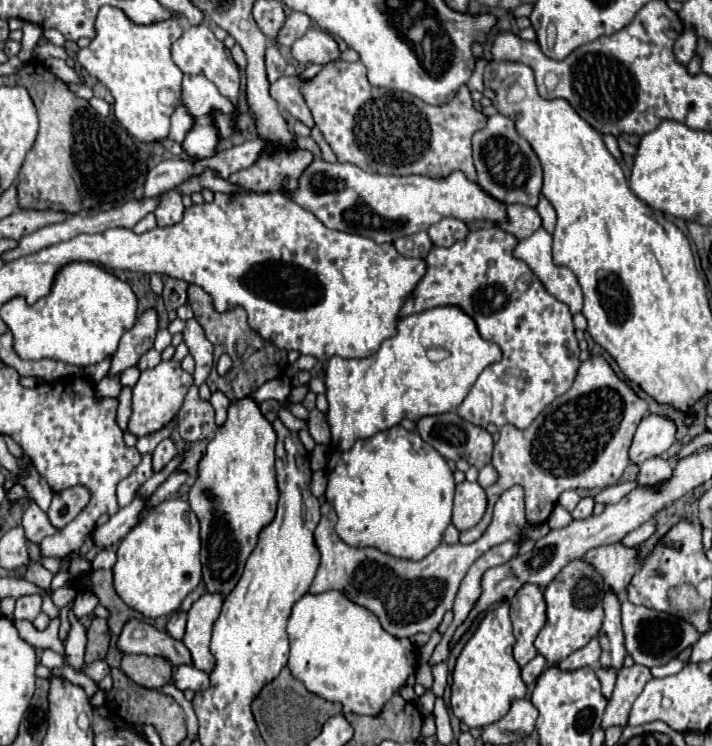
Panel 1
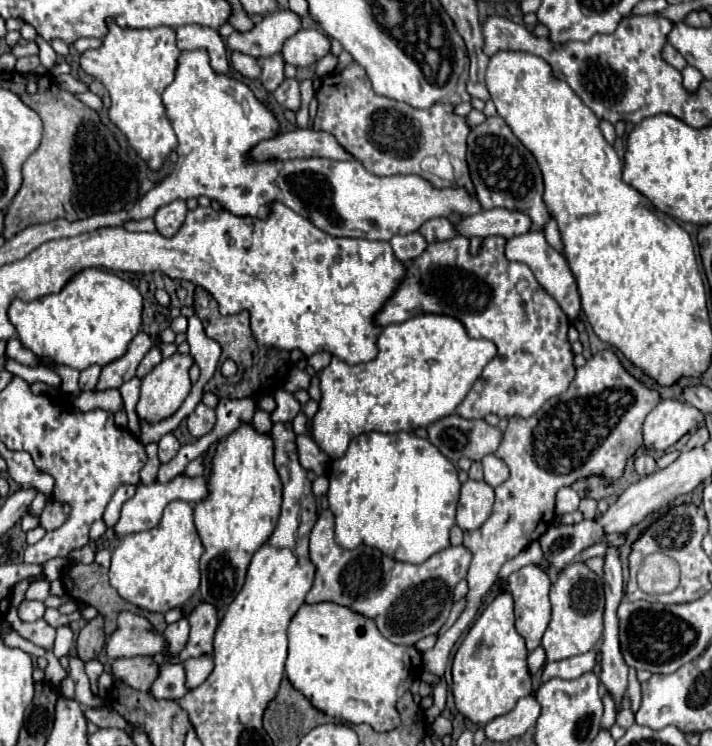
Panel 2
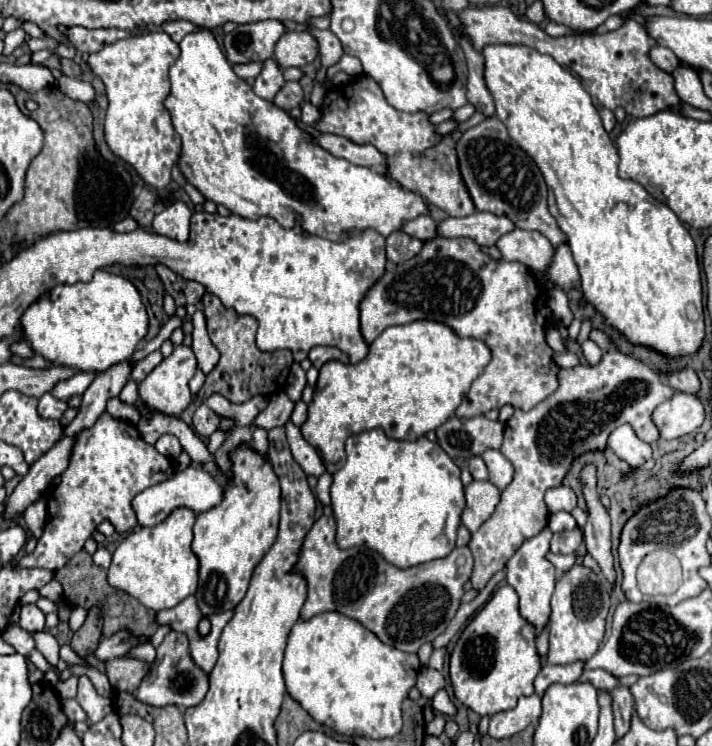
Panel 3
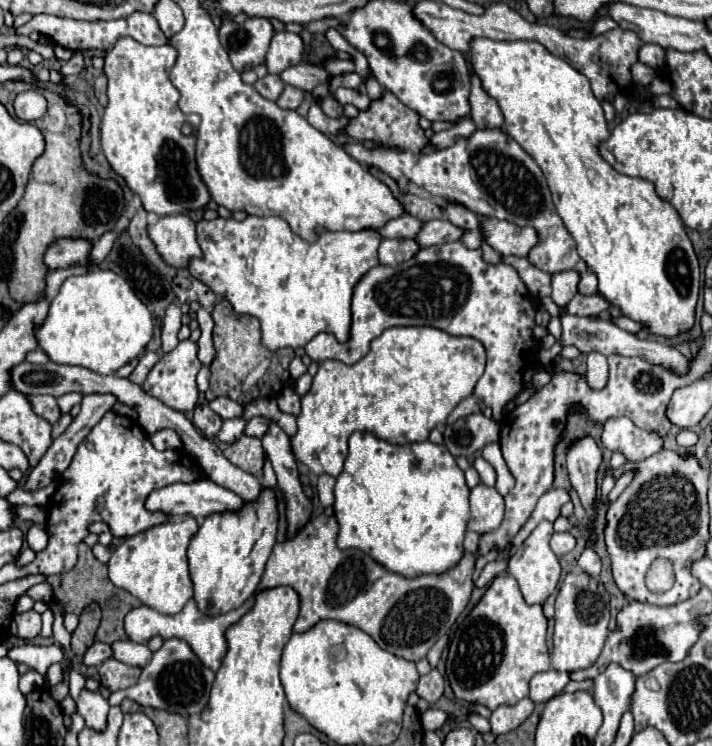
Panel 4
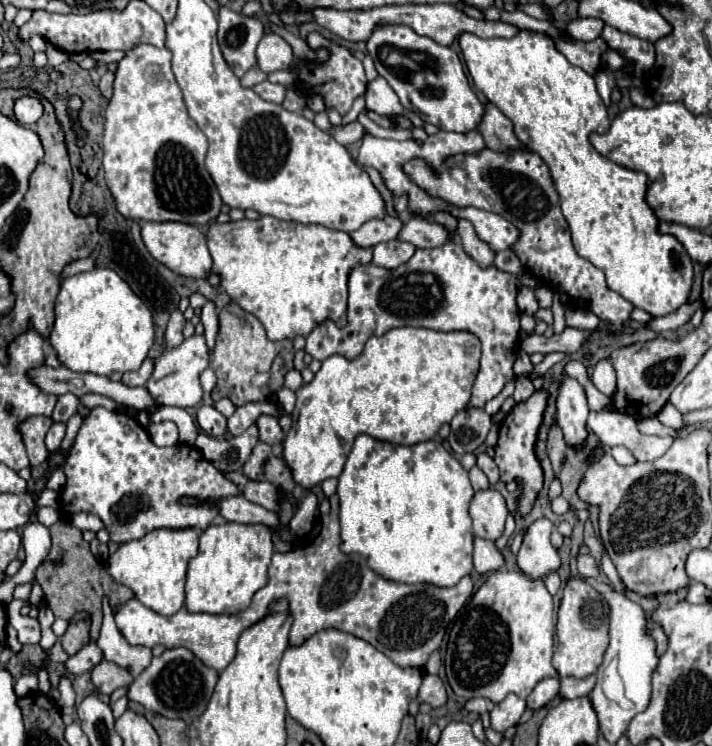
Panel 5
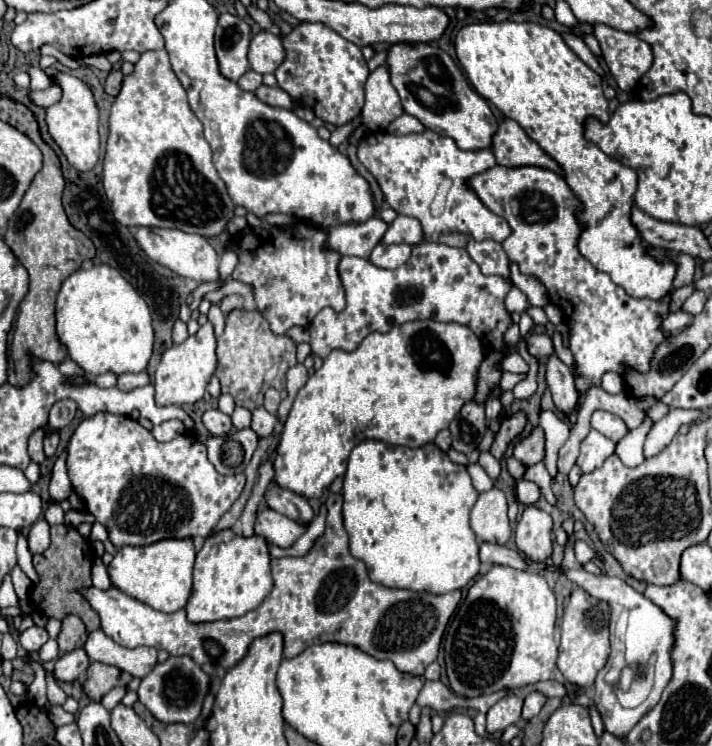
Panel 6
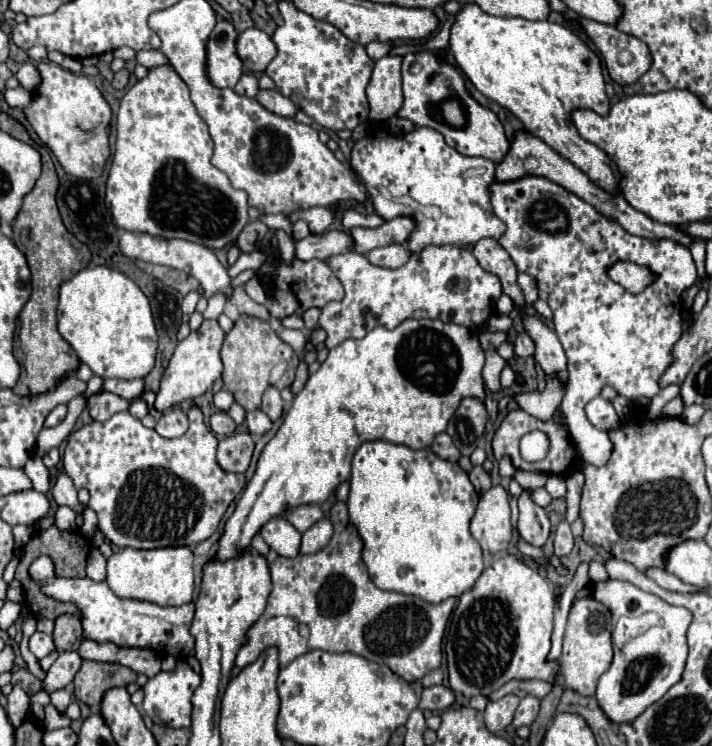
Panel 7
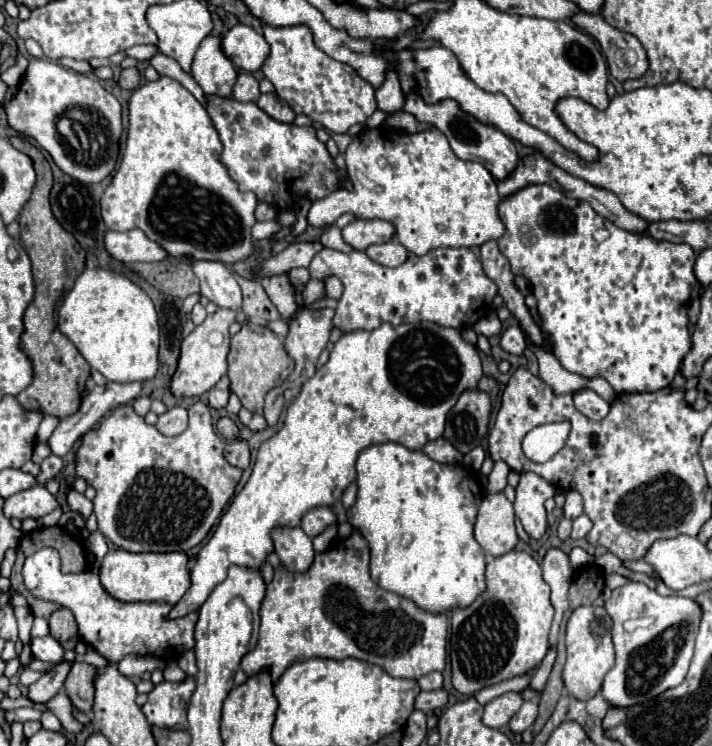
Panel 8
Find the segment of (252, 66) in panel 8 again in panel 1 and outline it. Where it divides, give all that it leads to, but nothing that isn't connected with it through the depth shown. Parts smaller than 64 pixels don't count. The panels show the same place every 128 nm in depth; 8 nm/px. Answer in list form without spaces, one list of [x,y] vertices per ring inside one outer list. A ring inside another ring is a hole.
[[[310,28],[302,38],[292,44],[292,56],[302,64],[328,64],[340,60],[338,42],[320,28]]]

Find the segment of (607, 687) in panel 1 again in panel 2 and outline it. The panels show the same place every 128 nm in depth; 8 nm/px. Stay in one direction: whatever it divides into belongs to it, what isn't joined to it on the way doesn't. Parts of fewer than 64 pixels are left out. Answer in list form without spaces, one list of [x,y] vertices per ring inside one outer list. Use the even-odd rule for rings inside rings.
[[[608,692],[602,696],[602,702],[604,702],[604,716],[602,716],[600,728],[610,730],[616,722],[616,702],[612,702],[612,696]]]

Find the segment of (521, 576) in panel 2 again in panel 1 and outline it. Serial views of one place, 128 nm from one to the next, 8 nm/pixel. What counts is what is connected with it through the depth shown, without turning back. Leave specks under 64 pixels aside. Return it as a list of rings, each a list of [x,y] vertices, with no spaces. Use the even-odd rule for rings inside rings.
[[[534,584],[522,586],[522,590],[510,600],[510,620],[514,624],[514,660],[524,668],[538,652],[534,648],[534,638],[546,622],[546,604],[542,598],[542,588]]]

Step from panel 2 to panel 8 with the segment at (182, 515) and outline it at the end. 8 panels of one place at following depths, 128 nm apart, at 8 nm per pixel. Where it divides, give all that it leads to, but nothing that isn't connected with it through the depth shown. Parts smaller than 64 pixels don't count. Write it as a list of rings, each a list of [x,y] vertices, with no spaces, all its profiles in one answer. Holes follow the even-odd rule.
[[[122,548],[110,550],[102,558],[100,582],[110,596],[122,602],[166,602],[176,604],[190,588],[188,556],[184,552],[164,552],[164,554],[134,554]]]

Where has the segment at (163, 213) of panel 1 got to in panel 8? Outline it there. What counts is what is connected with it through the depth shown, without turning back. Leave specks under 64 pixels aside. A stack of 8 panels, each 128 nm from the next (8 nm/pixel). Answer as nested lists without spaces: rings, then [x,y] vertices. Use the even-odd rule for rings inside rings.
[[[142,230],[128,232],[106,232],[106,250],[120,262],[160,262],[170,256],[160,250],[158,242],[152,242]],[[190,260],[194,274],[200,278],[200,292],[206,296],[210,302],[216,302],[220,308],[230,308],[238,310],[242,304],[242,294],[240,286],[234,280],[234,274],[230,268],[222,262],[212,262],[212,260]]]

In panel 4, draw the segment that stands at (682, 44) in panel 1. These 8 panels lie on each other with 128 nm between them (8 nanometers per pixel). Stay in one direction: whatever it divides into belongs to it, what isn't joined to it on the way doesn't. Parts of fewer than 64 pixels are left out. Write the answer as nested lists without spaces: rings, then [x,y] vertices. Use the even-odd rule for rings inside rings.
[[[644,44],[642,48],[640,48],[640,62],[644,62],[644,64],[648,64],[650,68],[654,68],[654,70],[658,70],[658,68],[662,68],[664,66],[664,58],[666,58],[666,50],[662,48],[662,46],[658,46],[658,44]]]

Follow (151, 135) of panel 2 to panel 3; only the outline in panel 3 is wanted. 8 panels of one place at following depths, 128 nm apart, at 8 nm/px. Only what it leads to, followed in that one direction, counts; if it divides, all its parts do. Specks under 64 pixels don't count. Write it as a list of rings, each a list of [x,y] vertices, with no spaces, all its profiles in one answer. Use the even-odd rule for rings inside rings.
[[[162,30],[118,40],[88,56],[88,66],[98,78],[102,78],[110,102],[104,122],[110,150],[132,164],[150,186],[162,192],[168,188],[172,166],[180,156],[180,136],[174,132],[170,114],[164,108],[164,98],[170,90],[168,68],[178,56],[178,44]]]

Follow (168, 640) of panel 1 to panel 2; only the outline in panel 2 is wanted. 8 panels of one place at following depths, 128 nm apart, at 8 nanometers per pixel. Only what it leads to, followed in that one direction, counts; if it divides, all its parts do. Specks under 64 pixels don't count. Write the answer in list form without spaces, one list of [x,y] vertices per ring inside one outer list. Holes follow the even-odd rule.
[[[132,612],[118,616],[118,628],[106,642],[110,660],[122,656],[154,656],[160,652],[168,652],[168,642],[164,642],[164,636],[146,618]]]

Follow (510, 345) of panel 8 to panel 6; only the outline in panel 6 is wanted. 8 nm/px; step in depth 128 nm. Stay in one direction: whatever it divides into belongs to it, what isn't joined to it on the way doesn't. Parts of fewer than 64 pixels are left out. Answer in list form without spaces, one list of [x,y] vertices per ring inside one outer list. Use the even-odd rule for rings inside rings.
[[[532,334],[528,340],[528,352],[542,358],[542,356],[552,356],[554,354],[554,346],[552,346],[552,338],[548,334]]]

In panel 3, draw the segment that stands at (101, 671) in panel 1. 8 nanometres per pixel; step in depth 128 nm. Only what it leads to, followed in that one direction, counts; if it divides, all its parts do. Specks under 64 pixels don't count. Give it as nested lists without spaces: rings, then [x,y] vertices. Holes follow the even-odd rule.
[[[68,644],[60,648],[60,658],[62,658],[64,662],[68,662],[70,666],[74,666],[74,664],[82,664],[82,666],[86,666],[86,668],[88,668],[88,662],[86,662],[86,660],[82,660],[82,658],[80,658],[80,656],[78,656],[78,654],[68,646]]]

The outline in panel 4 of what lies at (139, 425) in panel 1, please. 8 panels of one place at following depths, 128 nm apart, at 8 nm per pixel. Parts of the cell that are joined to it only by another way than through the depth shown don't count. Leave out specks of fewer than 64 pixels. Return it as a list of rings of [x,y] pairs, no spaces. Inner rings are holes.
[[[190,340],[180,342],[172,352],[164,354],[160,358],[160,362],[150,370],[146,382],[142,384],[144,392],[148,392],[150,396],[162,400],[168,408],[178,410],[178,412],[186,412],[186,410],[194,410],[196,400],[198,400],[198,388],[196,388],[196,374],[202,368],[198,356],[196,356],[196,344]]]

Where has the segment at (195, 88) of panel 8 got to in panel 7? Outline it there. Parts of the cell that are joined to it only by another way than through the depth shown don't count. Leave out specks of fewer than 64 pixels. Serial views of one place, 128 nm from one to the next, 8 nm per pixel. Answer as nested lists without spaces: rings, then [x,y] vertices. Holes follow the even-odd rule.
[[[140,50],[136,52],[136,62],[146,66],[146,68],[154,68],[154,66],[160,66],[160,64],[166,64],[166,56],[158,50]]]

